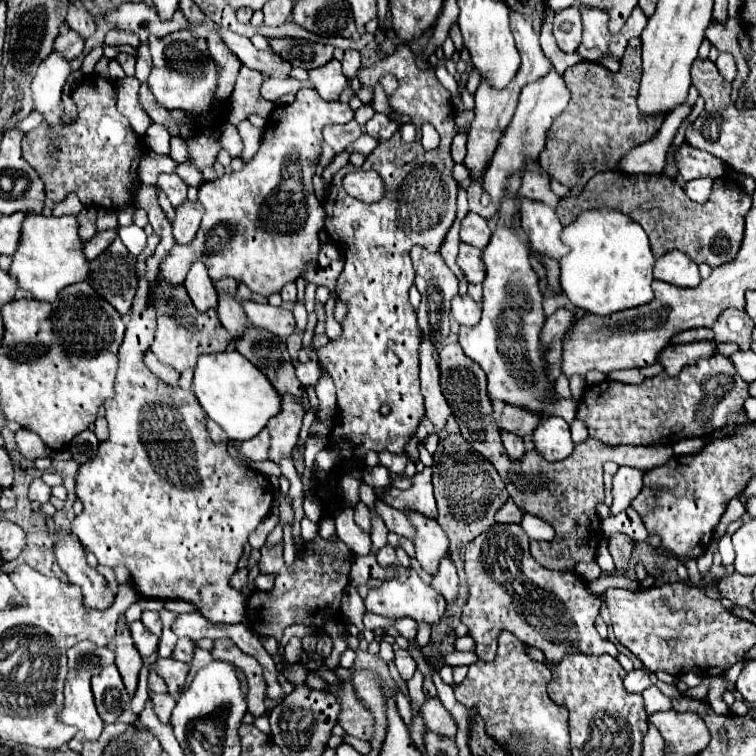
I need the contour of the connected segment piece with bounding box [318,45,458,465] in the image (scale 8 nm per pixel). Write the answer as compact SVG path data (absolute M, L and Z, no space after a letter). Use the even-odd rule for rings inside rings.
M400 45L400 47L396 49L394 55L390 55L390 57L386 57L386 59L374 63L372 67L360 69L360 71L358 71L358 79L360 79L362 87L376 87L376 85L378 85L378 79L380 79L384 73L392 73L392 75L398 77L398 89L396 89L396 93L390 97L390 107L392 107L396 113L410 117L412 123L414 123L414 127L416 127L416 133L418 133L418 135L416 135L416 139L414 139L412 143L404 143L402 137L400 137L400 133L396 133L396 135L392 135L388 141L378 143L378 147L366 157L362 169L374 169L374 171L384 179L384 183L386 183L386 195L384 195L384 199L380 199L380 201L376 201L376 203L362 203L362 201L350 197L346 191L342 191L342 177L346 175L346 167L344 167L344 169L340 169L340 171L334 173L332 183L330 183L330 197L328 197L326 203L324 203L324 211L326 211L326 231L328 231L330 239L336 241L338 247L344 251L344 259L346 259L346 267L344 267L344 271L340 273L338 283L336 283L336 293L338 293L338 299L340 299L342 303L346 303L348 313L346 313L346 317L344 317L342 323L340 323L340 325L342 325L340 337L330 339L330 343L328 343L326 347L318 349L318 357L320 357L320 367L322 367L322 371L324 371L324 373L334 381L334 385L336 385L338 411L340 411L340 413L338 413L340 419L336 421L336 427L334 427L334 431L330 433L330 449L336 449L336 451L340 453L340 461L342 461L342 463L350 463L350 465L356 465L356 463L362 465L368 451L376 451L376 453L380 453L380 451L390 451L390 453L394 453L394 455L404 455L406 443L408 443L410 437L416 433L416 429L418 429L418 425L420 425L420 421L422 421L422 417L424 417L424 397L422 397L422 393L420 393L420 381L418 381L418 365L420 365L418 347L420 347L420 333L422 333L422 331L420 331L420 327L418 327L418 323L416 323L416 311L414 311L414 307L412 307L410 301L408 301L408 289L414 285L414 267L412 267L412 261L410 261L410 249L412 249L414 245L420 245L420 247L424 247L424 249L438 251L440 245L442 245L442 241L444 241L444 237L446 237L446 233L448 233L448 229L450 229L450 225L452 225L452 221L454 221L454 217L456 217L456 193L458 193L458 183L452 179L454 161L452 161L452 157L450 157L450 145L452 145L452 137L456 135L456 123L454 123L454 109L452 109L452 105L450 105L450 93L448 93L448 89L444 89L444 87L440 85L440 81L436 79L432 67L428 67L428 69L420 69L420 67L418 67L416 57L412 55L412 51L410 51L406 45ZM424 121L432 123L432 125L438 129L438 133L440 133L440 145L438 145L436 149L432 149L432 151L426 151L426 149L422 147L422 143L420 143L420 127L422 127ZM382 403L390 405L390 415L386 415L386 417L380 415L380 405L382 405Z

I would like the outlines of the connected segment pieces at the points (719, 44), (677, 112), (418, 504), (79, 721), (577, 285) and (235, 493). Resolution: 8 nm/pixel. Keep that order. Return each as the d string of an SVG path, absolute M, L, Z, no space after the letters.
M728 17L726 23L710 23L706 29L706 37L710 39L710 43L720 51L720 53L732 53L737 64L738 74L732 82L732 101L736 102L738 93L742 83L747 79L750 69L747 61L740 51L740 43L738 43L738 33L740 33L742 25L738 17Z
M682 104L664 119L660 130L650 141L632 149L632 153L618 165L626 173L662 173L666 153L675 137L678 127L689 115L694 105Z
M426 467L422 473L416 473L414 485L406 491L400 489L374 489L376 495L386 501L388 505L394 505L394 509L402 511L418 511L430 519L438 517L436 511L436 499L432 493L432 469Z
M80 641L74 647L68 649L68 677L66 677L66 687L64 687L64 711L62 711L62 721L68 725L74 725L80 729L82 737L88 741L96 741L104 729L104 721L98 717L92 689L90 689L90 679L92 675L98 675L106 665L114 663L114 651L110 647L96 647L92 641Z
M618 209L586 211L562 229L562 241L570 247L570 253L560 261L560 285L576 307L594 315L610 315L654 299L650 283L656 259L638 221L618 213Z
M146 303L146 309L142 311L134 311L130 315L130 321L126 325L126 335L124 335L124 343L120 345L118 351L118 373L116 373L116 385L114 385L114 399L106 401L106 421L110 427L110 437L106 443L100 445L98 449L98 457L94 457L94 461L90 461L90 465L80 465L78 473L76 473L76 495L84 505L84 511L72 521L72 531L78 535L82 547L90 553L94 553L98 557L100 565L106 567L118 567L124 565L130 575L132 575L132 583L136 585L138 593L142 593L142 597L146 599L184 599L188 603L194 603L200 613L210 621L210 623L246 623L246 599L230 587L230 577L234 575L234 571L238 569L238 559L242 555L242 549L248 541L248 535L258 527L258 523L270 513L272 507L272 485L270 481L258 473L256 469L248 469L246 465L238 463L236 459L230 457L230 453L226 453L224 447L224 455L222 449L218 445L214 445L214 441L208 435L206 429L206 413L202 411L202 407L198 405L198 399L194 397L194 393L190 389L182 389L182 387L170 387L166 385L162 379L158 379L146 365L144 365L144 353L148 351L148 347L154 341L154 333L156 333L156 313L154 313L154 303Z

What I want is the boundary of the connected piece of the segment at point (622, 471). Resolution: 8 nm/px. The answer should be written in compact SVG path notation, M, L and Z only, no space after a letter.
M620 467L618 469L612 482L613 502L610 508L612 515L617 515L630 507L632 499L642 489L642 477L644 477L644 471L638 471L634 467Z

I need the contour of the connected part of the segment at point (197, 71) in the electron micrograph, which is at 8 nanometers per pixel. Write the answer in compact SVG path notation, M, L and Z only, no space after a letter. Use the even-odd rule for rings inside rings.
M180 29L166 37L150 37L148 41L154 67L148 77L148 85L166 109L178 109L188 113L206 113L214 101L214 93L218 89L218 69L216 63L210 61L206 39L194 37L192 31Z

